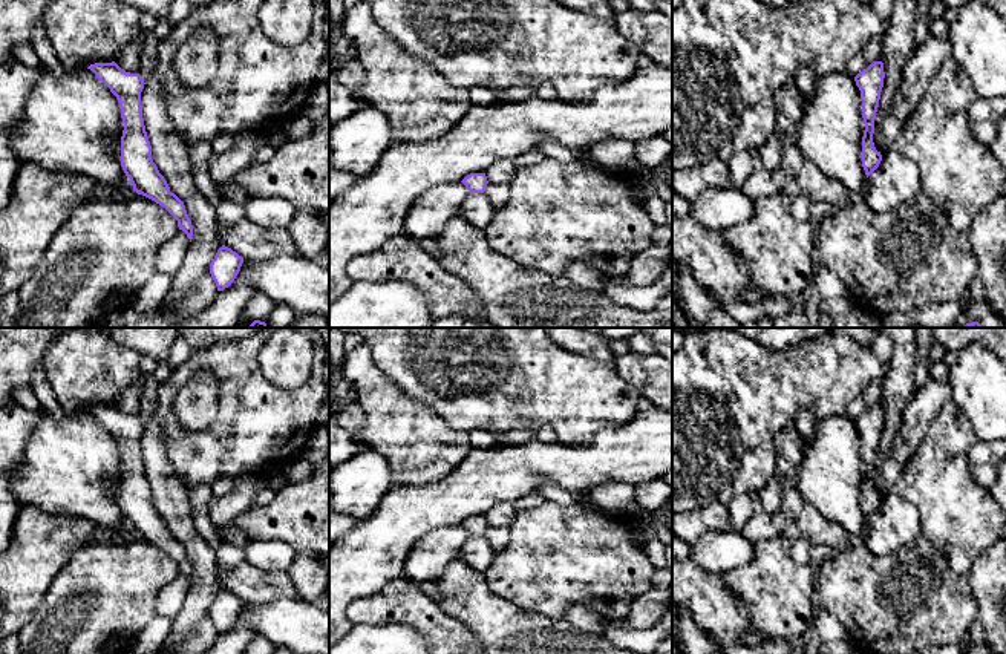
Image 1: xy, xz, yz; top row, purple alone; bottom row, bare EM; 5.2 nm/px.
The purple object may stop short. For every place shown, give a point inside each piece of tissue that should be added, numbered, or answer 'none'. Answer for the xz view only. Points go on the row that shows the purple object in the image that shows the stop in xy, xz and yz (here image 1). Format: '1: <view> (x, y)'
none

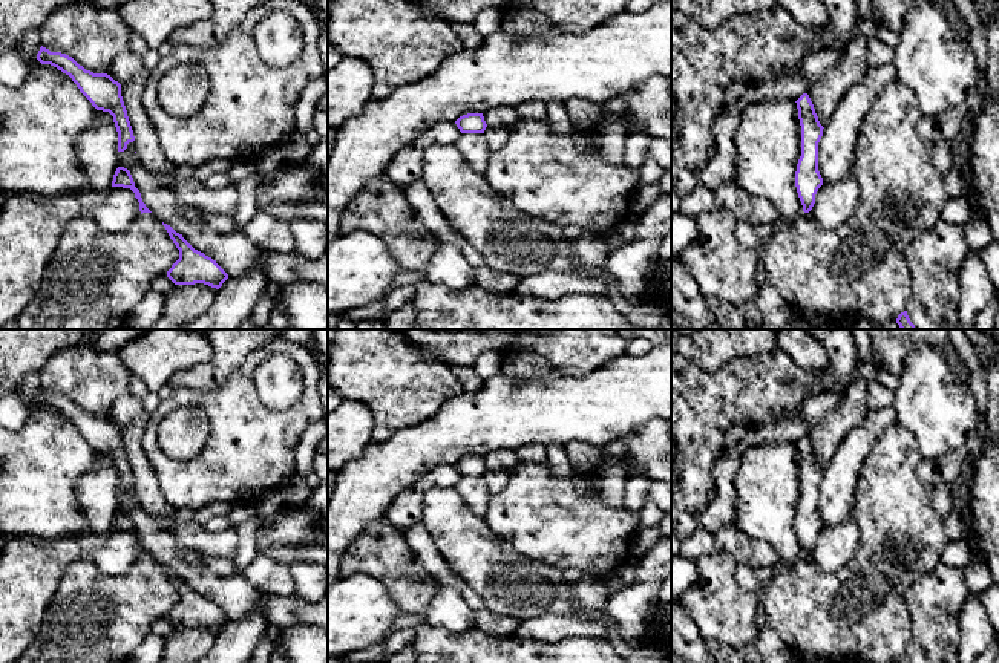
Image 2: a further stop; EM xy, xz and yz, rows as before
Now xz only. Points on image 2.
none

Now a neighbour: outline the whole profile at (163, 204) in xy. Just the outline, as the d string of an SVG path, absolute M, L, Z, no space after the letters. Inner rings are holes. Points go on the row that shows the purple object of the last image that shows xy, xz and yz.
M135 141L129 142L124 152L118 152L118 167L130 171L135 187L152 214L170 225L195 250L211 257L228 277L241 276L254 265L264 265L270 282L279 285L313 282L328 288L328 247L320 259L305 260L294 254L264 251L241 228L219 234L204 220L188 222L179 211L176 198L162 188L155 175L139 161L135 153Z

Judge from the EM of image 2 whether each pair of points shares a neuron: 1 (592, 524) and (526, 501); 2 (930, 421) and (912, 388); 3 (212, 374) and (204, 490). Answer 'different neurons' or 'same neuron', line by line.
1: same neuron
2: same neuron
3: different neurons

